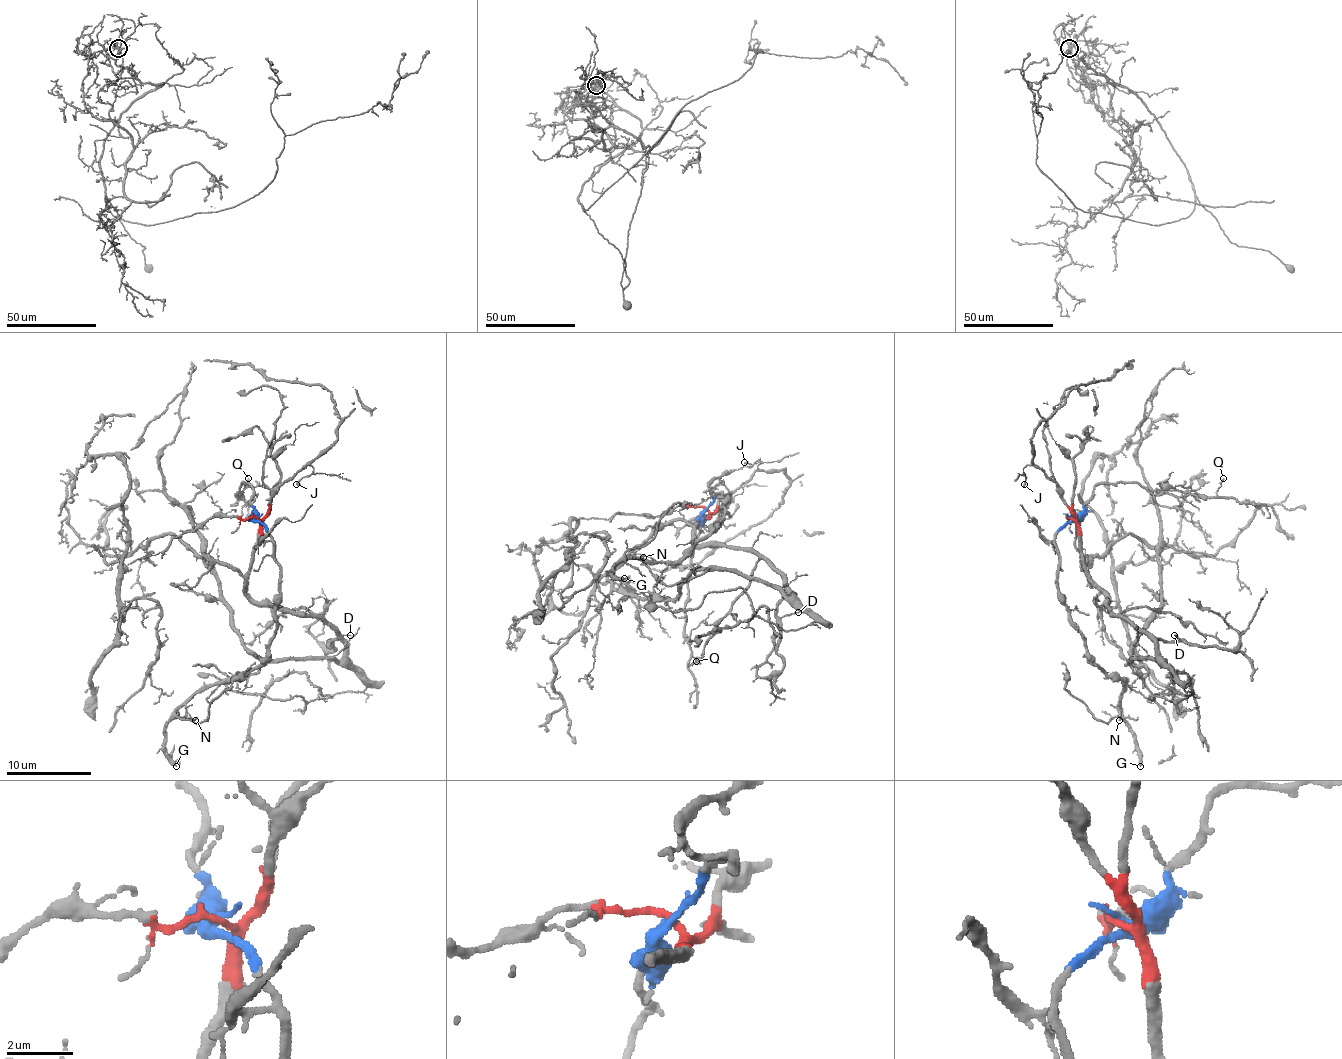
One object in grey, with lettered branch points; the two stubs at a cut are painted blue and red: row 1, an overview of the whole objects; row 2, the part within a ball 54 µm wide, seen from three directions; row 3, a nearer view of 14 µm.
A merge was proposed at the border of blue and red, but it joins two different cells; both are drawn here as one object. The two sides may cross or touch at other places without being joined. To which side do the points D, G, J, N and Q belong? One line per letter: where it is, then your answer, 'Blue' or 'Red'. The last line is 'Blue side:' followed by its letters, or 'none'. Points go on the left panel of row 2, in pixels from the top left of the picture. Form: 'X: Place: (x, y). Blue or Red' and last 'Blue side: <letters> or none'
D: Place: (350, 635). Red
G: Place: (176, 766). Blue
J: Place: (296, 484). Red
N: Place: (195, 720). Blue
Q: Place: (248, 478). Blue
Blue side: G, N, Q

